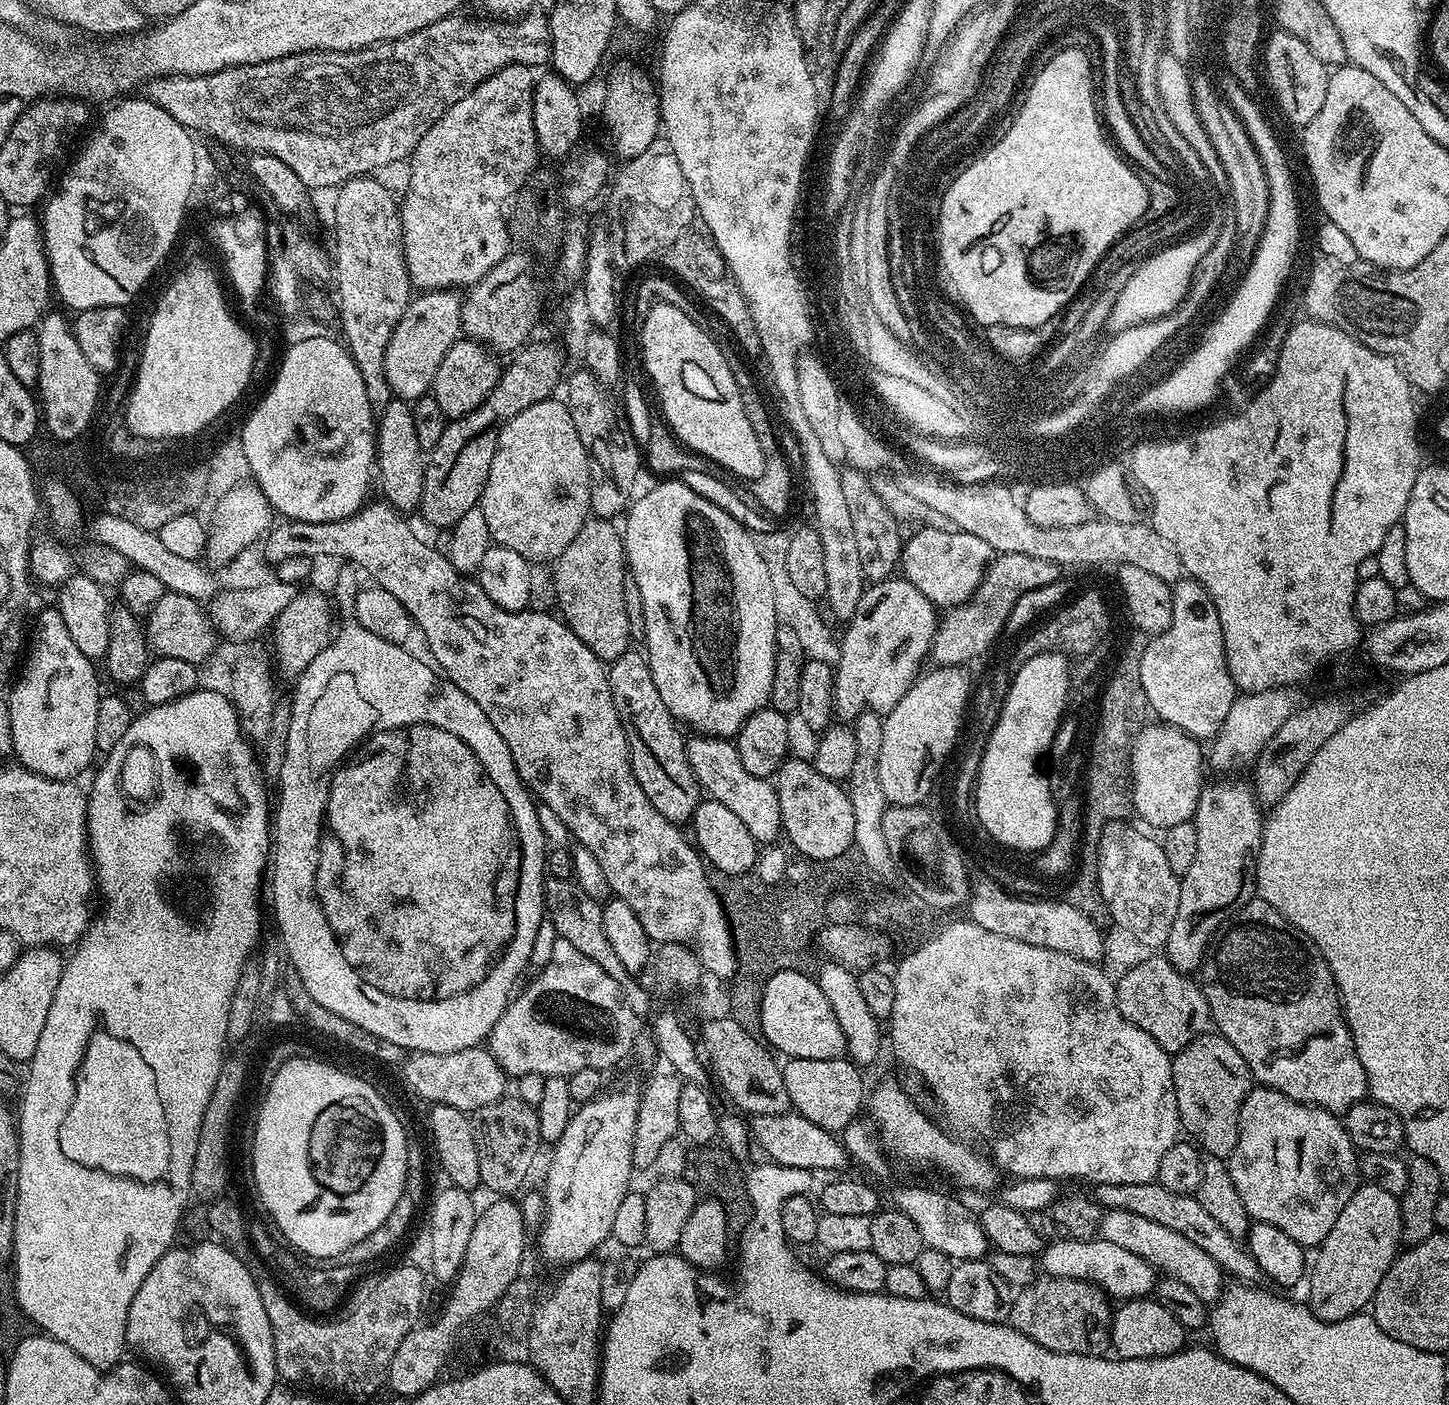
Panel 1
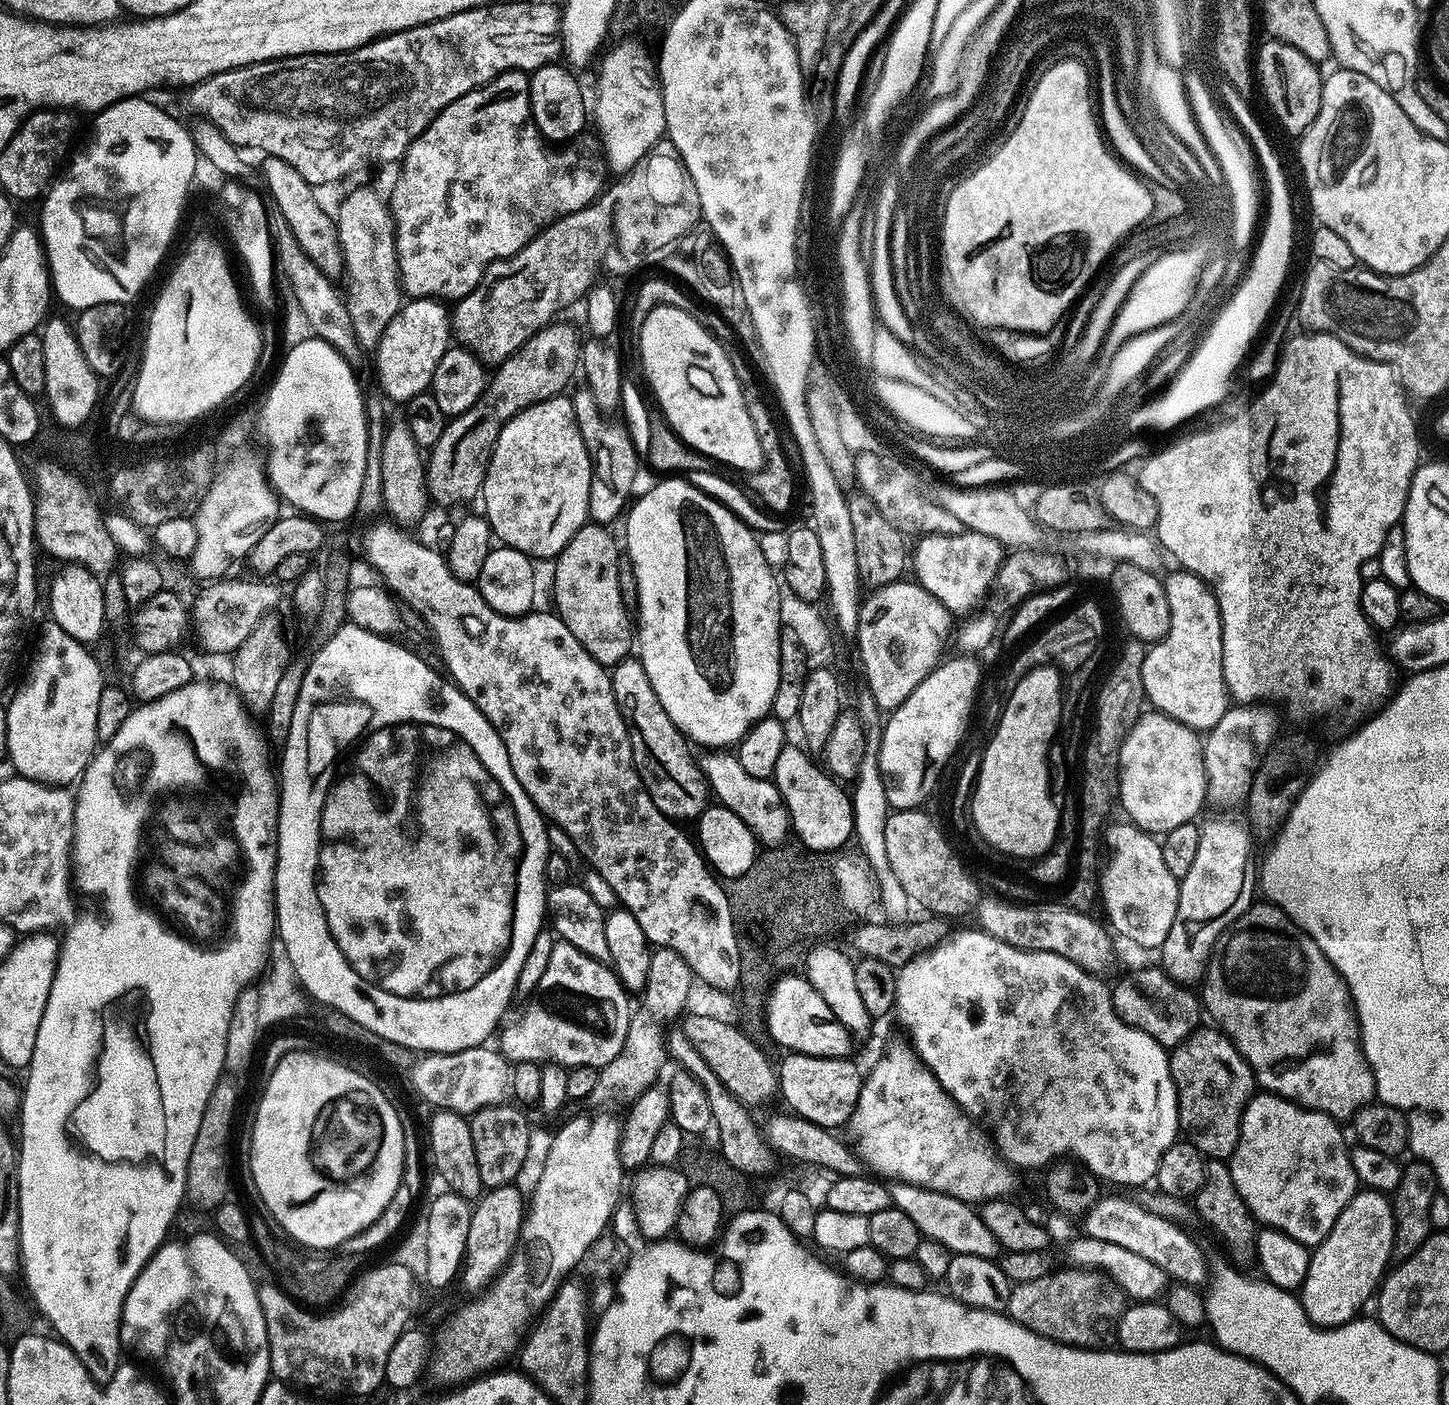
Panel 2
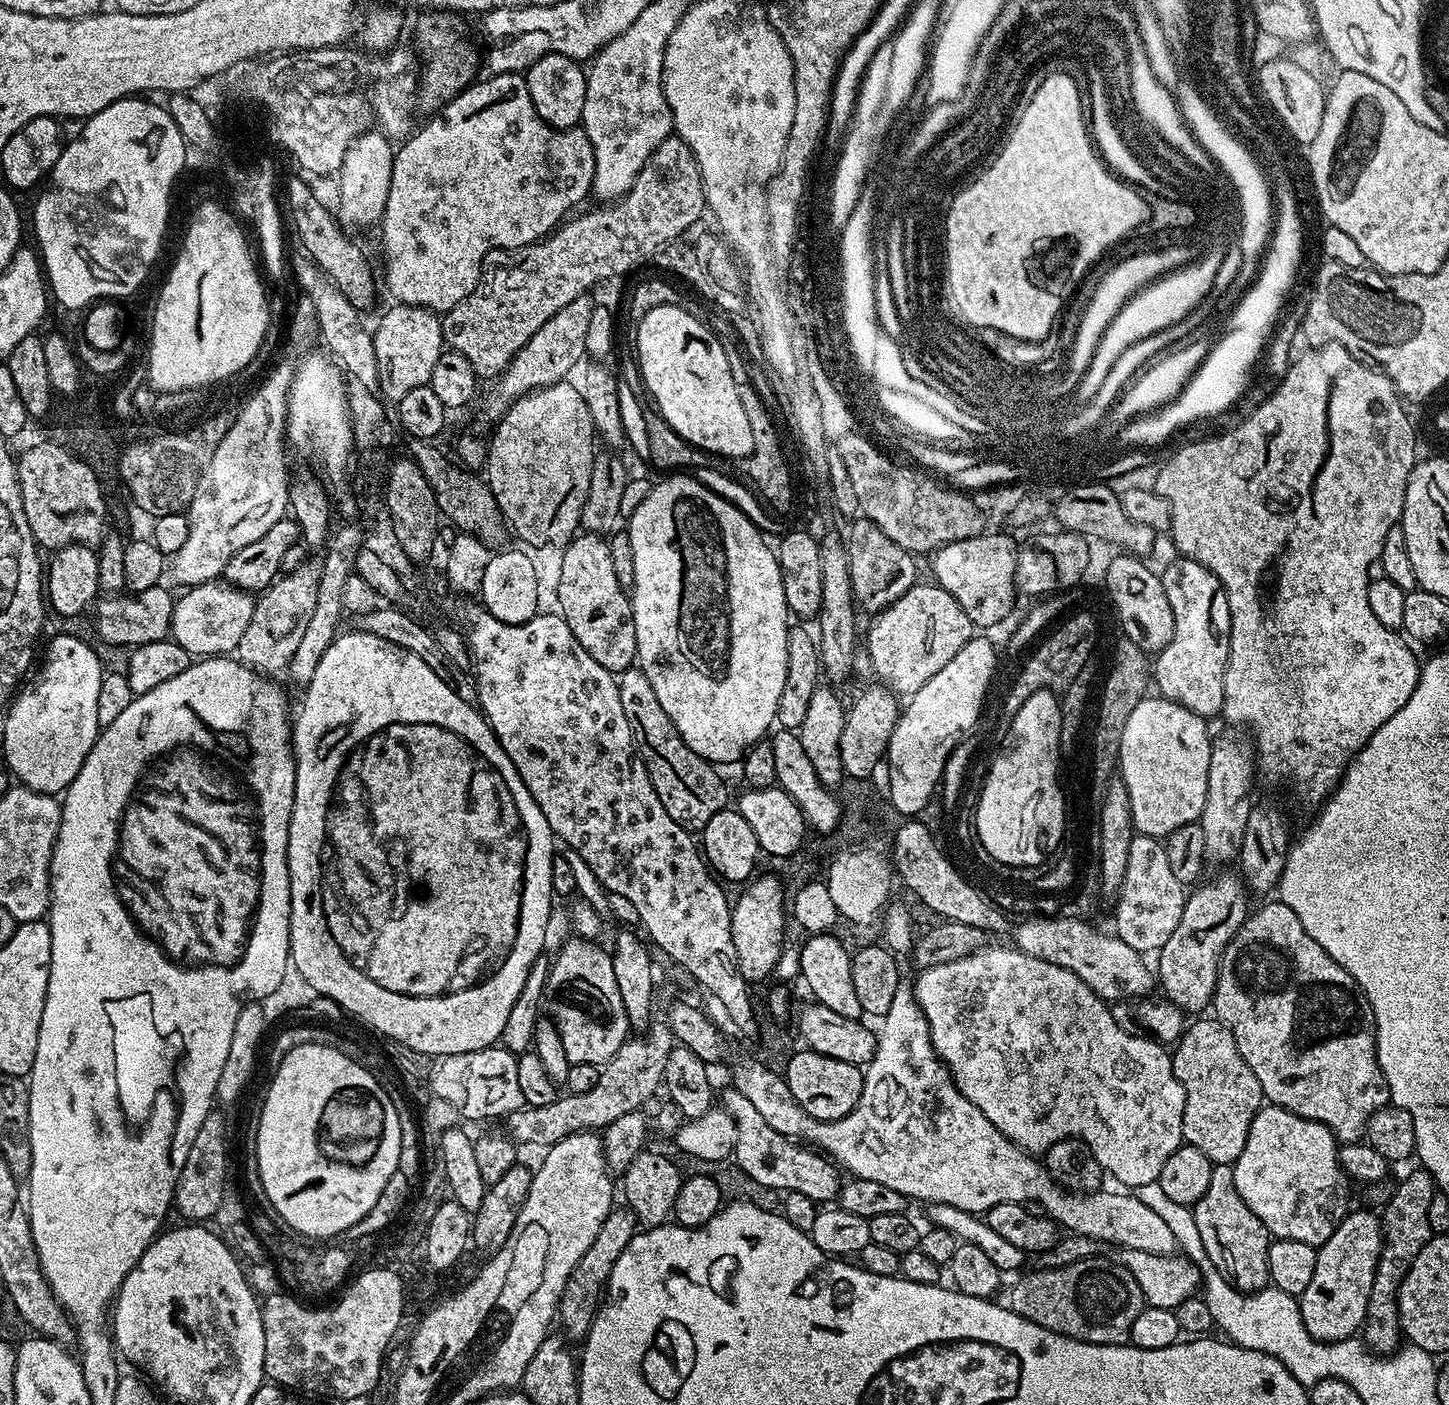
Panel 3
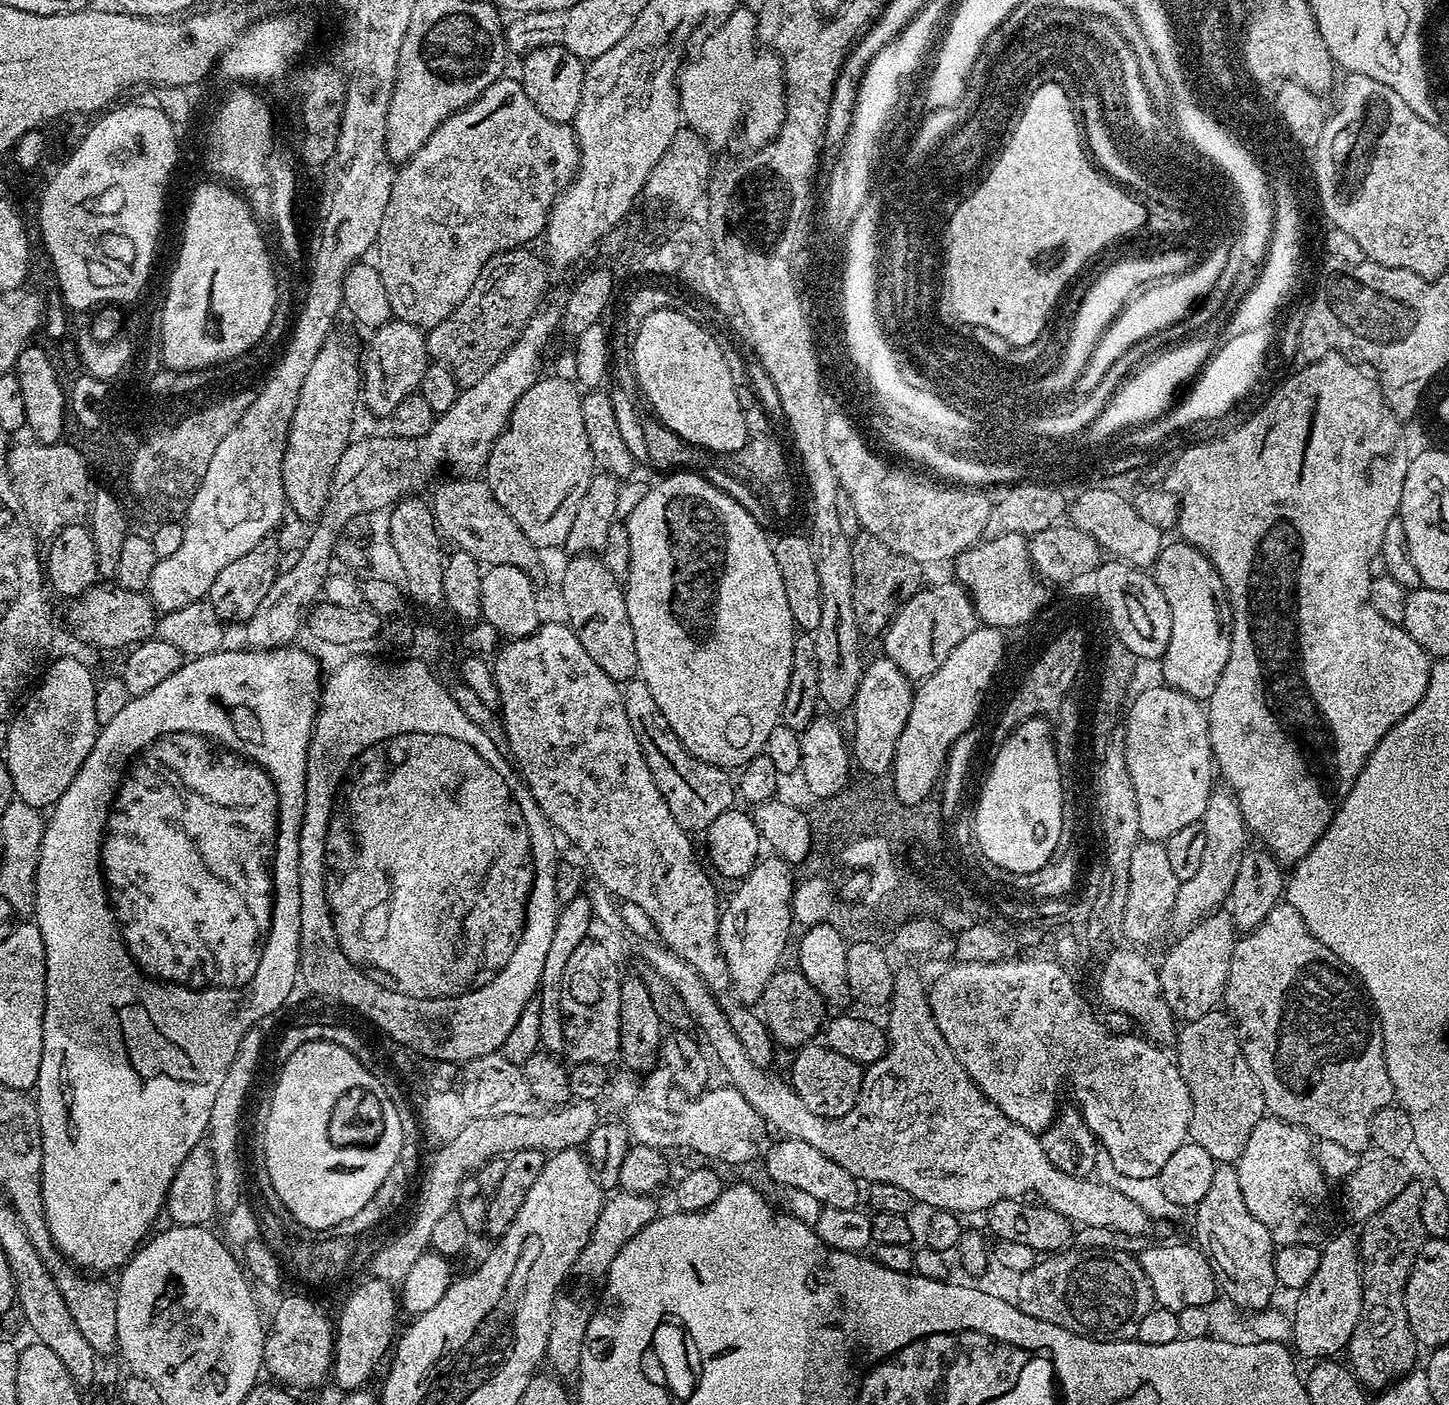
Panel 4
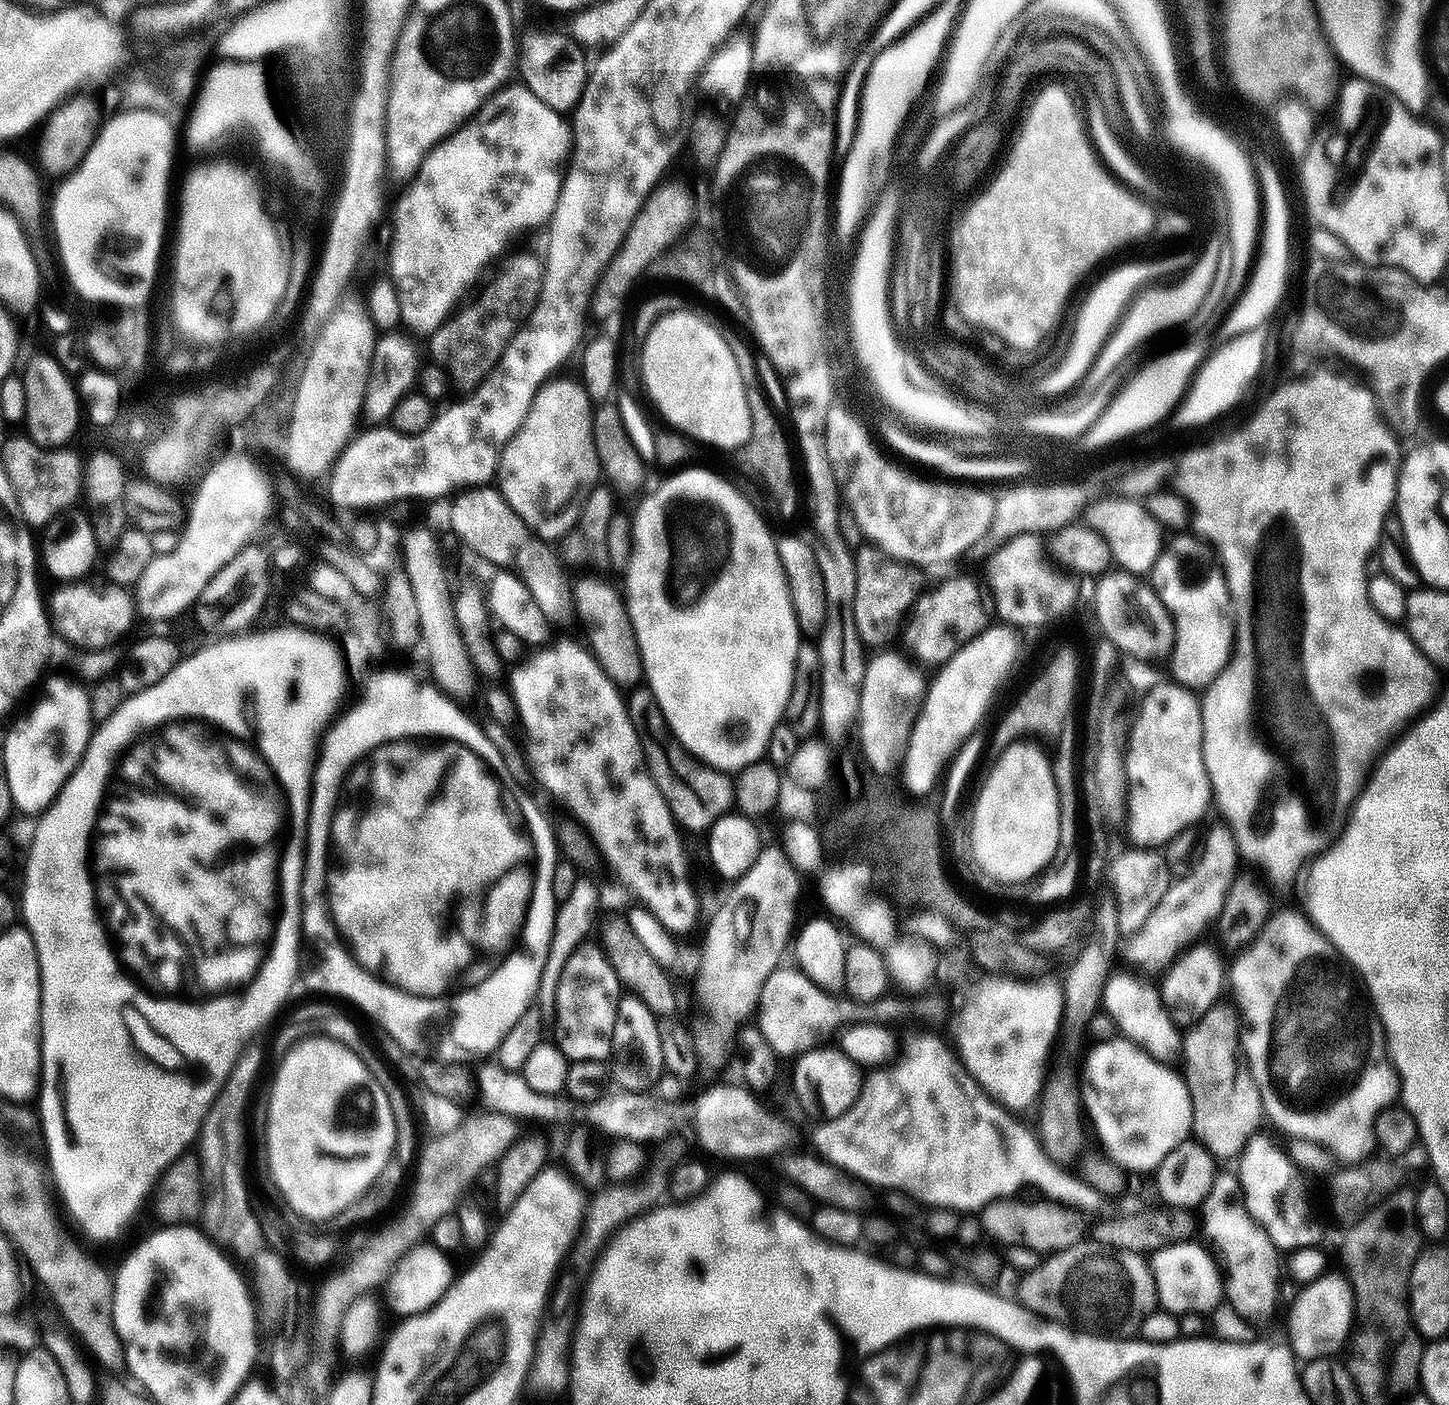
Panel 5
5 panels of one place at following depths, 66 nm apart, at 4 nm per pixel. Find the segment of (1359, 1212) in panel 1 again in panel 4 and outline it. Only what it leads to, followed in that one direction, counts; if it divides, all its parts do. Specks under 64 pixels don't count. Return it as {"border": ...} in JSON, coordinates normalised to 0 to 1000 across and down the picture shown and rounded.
{"border":[[[925,877],[922,880],[914,882],[912,885],[910,904],[907,910],[896,917],[894,935],[891,935],[891,956],[894,956],[894,962],[905,967],[919,967],[930,960],[932,952],[939,940],[939,892],[935,879]]]}

